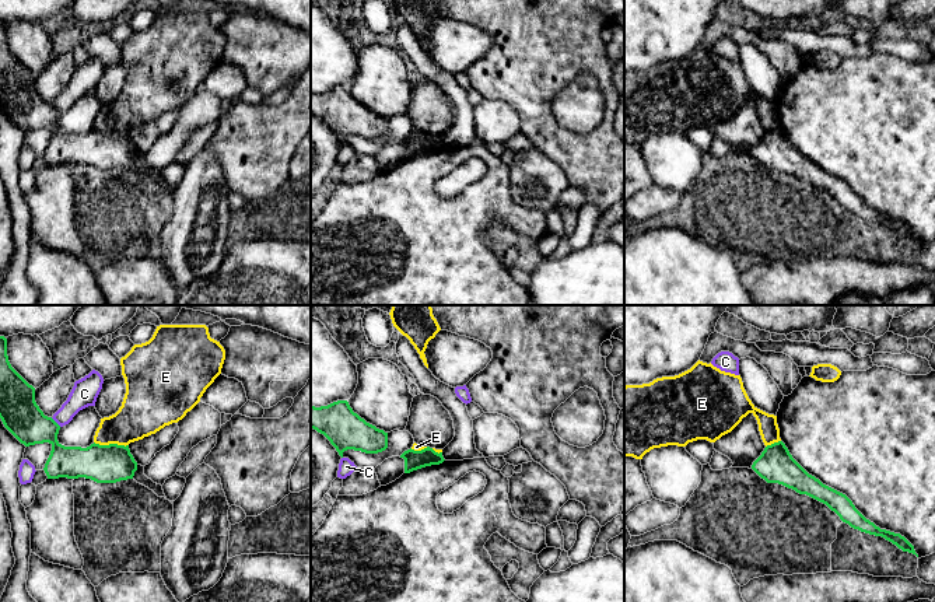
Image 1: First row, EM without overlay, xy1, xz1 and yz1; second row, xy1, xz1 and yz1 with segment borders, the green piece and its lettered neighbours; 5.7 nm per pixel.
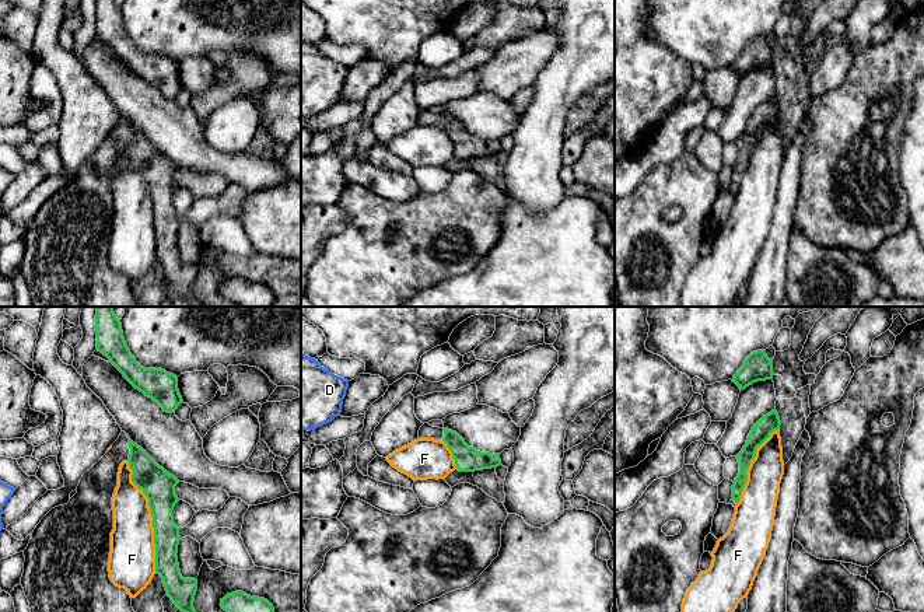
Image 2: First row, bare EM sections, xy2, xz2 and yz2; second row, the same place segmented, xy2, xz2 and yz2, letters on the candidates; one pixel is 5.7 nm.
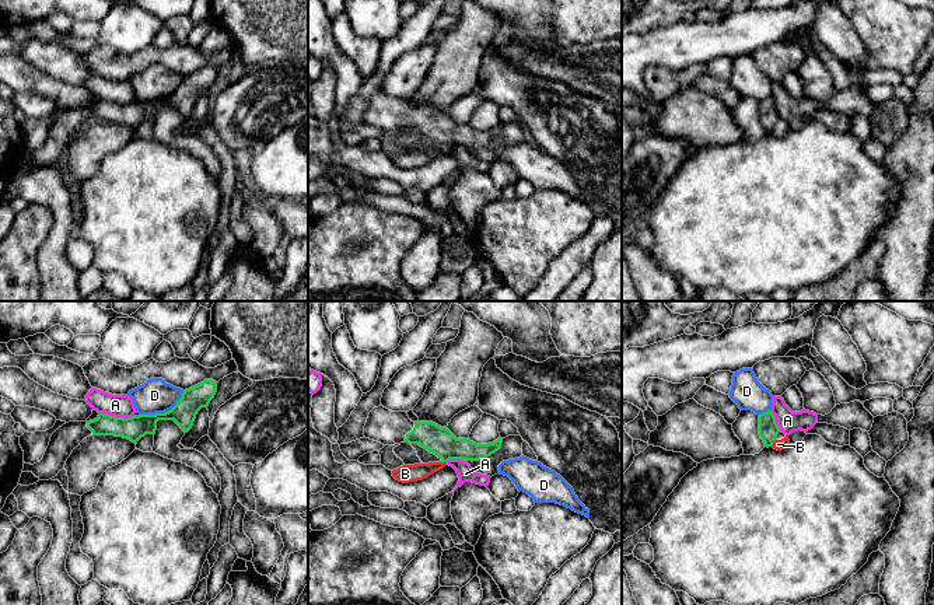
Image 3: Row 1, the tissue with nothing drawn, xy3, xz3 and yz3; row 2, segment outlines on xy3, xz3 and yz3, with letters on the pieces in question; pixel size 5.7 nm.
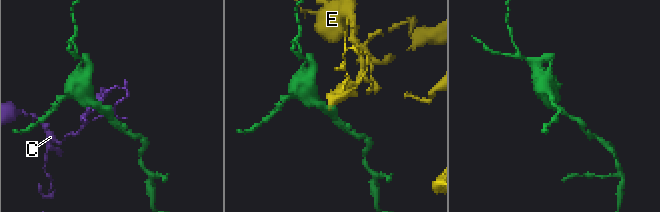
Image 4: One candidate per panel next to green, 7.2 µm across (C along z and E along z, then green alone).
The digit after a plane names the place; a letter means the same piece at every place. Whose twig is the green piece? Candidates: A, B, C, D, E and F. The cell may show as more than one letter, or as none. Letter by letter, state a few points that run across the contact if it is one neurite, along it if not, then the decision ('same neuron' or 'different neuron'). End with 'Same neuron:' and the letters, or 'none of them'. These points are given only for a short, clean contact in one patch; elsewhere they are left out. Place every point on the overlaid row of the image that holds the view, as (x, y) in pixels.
A: xy3 (100, 412), (123, 418), (133, 416) | different neuron
B: yz3 (775, 439), (770, 446) | different neuron
C: xy1 (51, 417), (60, 426) | different neuron
D: different neuron
E: xy1 (94, 441), (128, 445) | different neuron
F: different neuron
Same neuron: none of them

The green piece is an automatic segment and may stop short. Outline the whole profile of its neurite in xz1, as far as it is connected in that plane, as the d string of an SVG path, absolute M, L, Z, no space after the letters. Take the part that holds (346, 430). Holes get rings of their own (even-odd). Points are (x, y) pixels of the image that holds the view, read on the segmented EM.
M347 400L311 406L311 428L323 434L342 458L347 449L378 454L388 448L388 433L361 419Z

